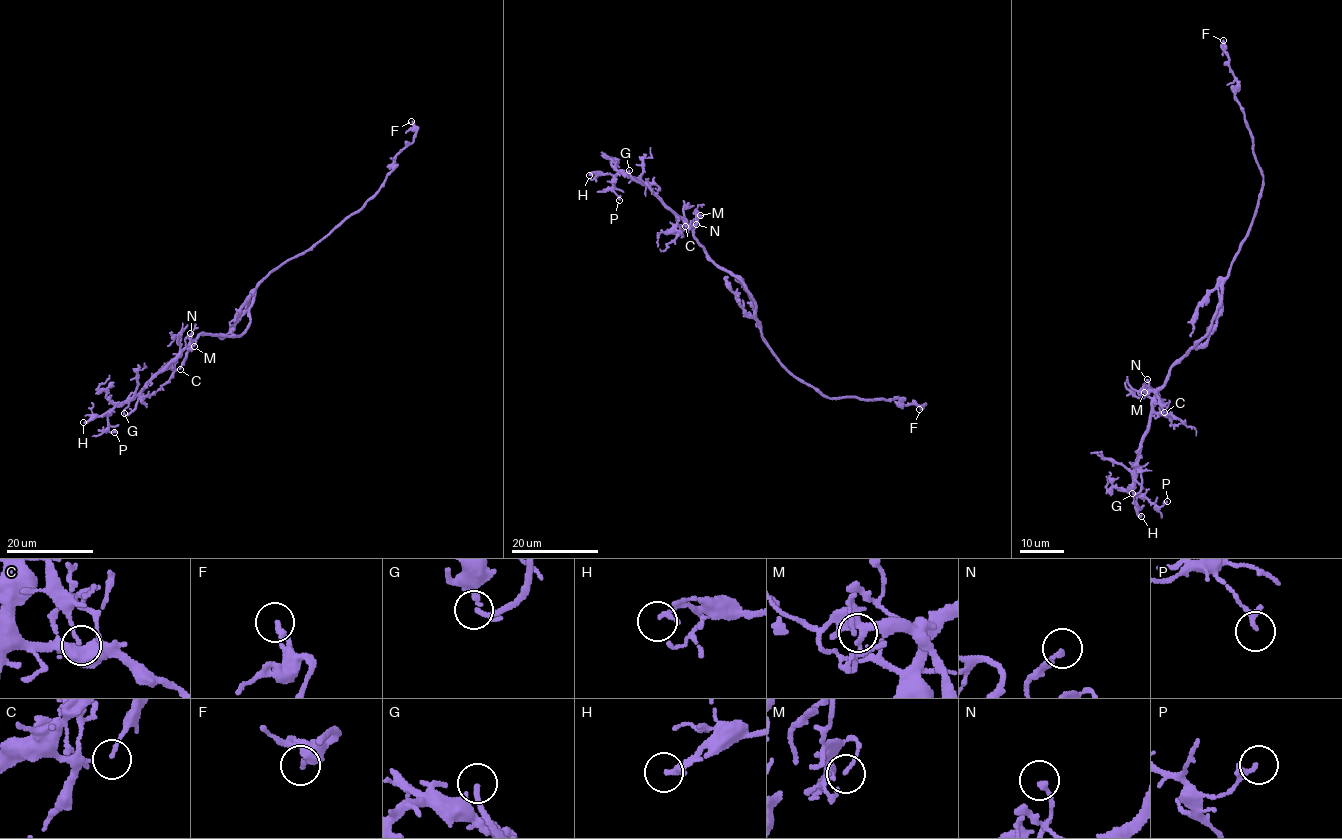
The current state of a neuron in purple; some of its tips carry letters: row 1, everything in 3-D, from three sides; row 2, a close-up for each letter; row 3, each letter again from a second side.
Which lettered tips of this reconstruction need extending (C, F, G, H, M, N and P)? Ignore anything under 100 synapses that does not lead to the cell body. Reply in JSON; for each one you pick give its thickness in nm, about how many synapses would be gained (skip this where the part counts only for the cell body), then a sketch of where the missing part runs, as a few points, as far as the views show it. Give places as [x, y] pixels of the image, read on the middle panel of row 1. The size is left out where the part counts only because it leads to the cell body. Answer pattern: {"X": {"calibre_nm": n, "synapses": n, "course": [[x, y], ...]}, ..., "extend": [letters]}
{"extend": []}

